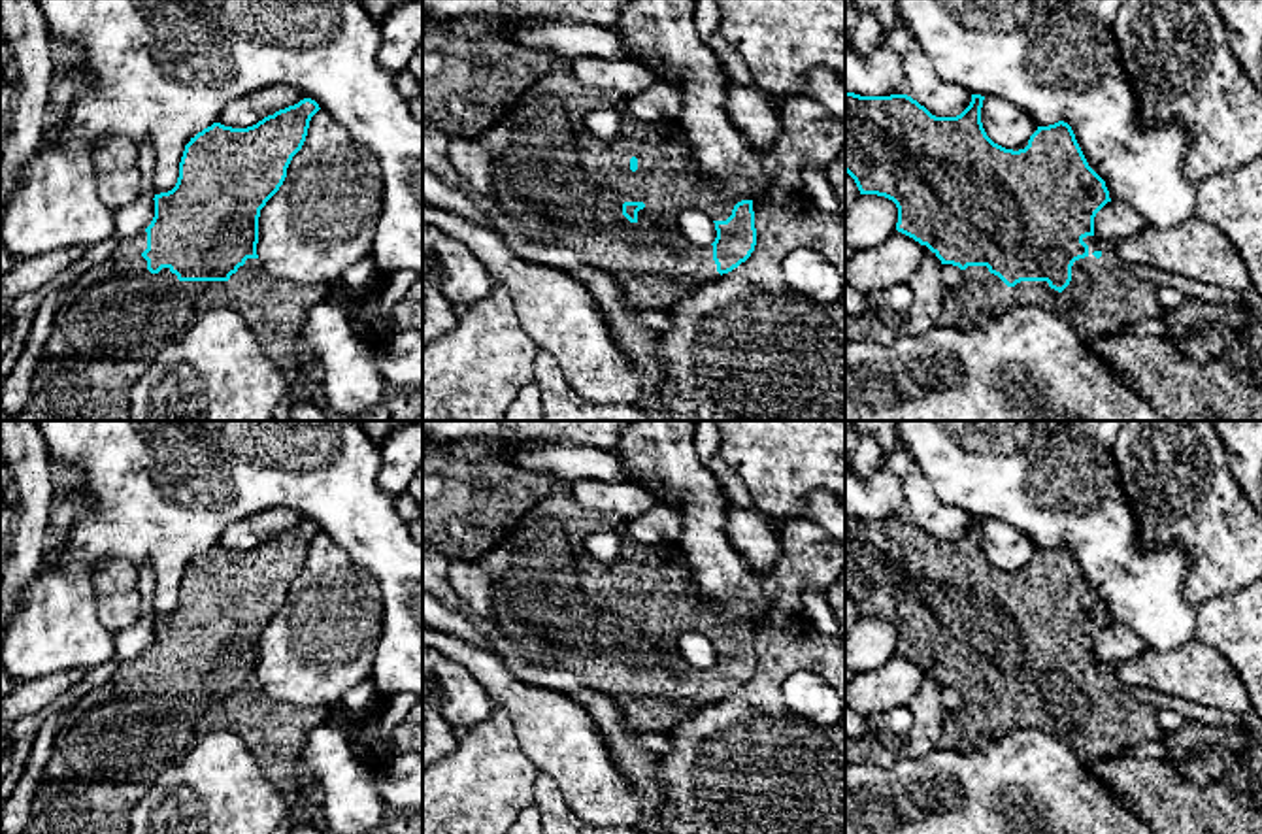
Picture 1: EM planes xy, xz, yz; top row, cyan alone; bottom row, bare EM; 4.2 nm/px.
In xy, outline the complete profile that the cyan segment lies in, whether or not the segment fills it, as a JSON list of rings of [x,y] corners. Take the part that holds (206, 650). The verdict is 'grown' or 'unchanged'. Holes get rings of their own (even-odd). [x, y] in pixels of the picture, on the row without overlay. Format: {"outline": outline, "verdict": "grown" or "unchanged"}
{"outline": [[[304,521],[253,549],[213,545],[191,560],[175,609],[153,621],[151,647],[121,662],[109,683],[62,713],[43,777],[151,785],[170,764],[187,757],[204,734],[228,730],[241,738],[272,787],[300,792],[296,770],[302,747],[330,709],[298,708],[266,696],[257,677],[258,640],[283,608],[319,532],[315,523]]], "verdict": "grown"}

